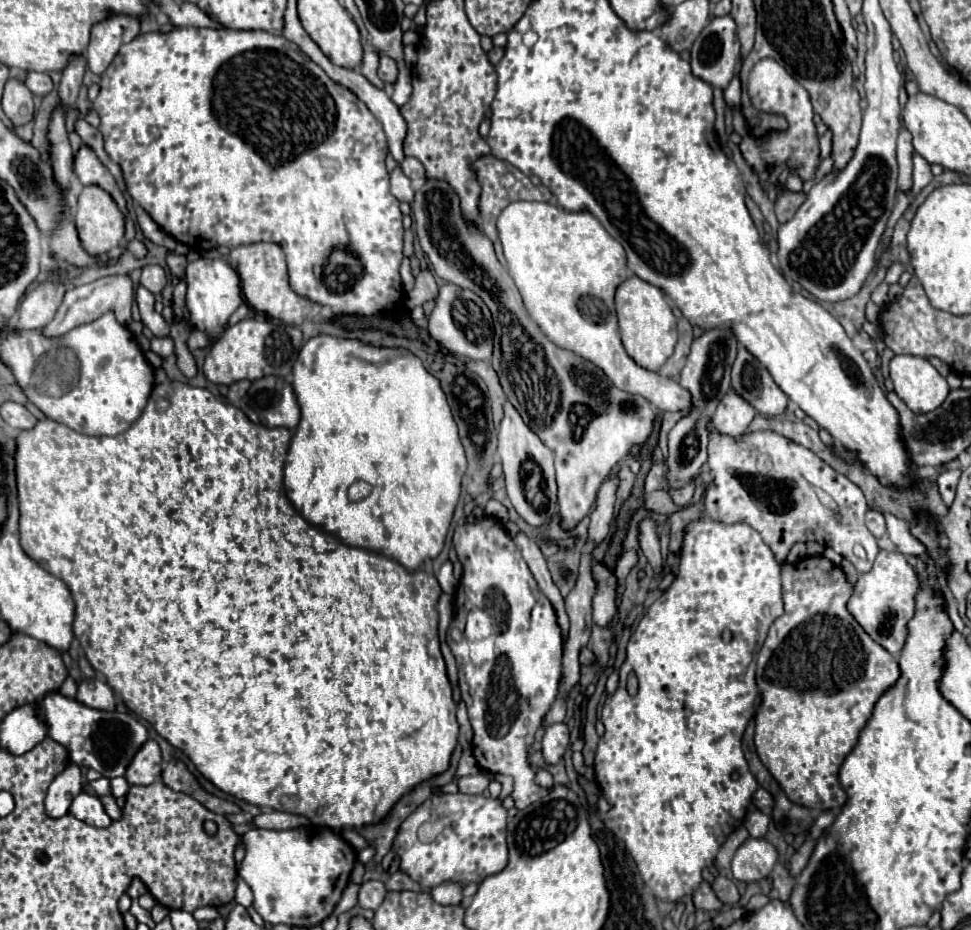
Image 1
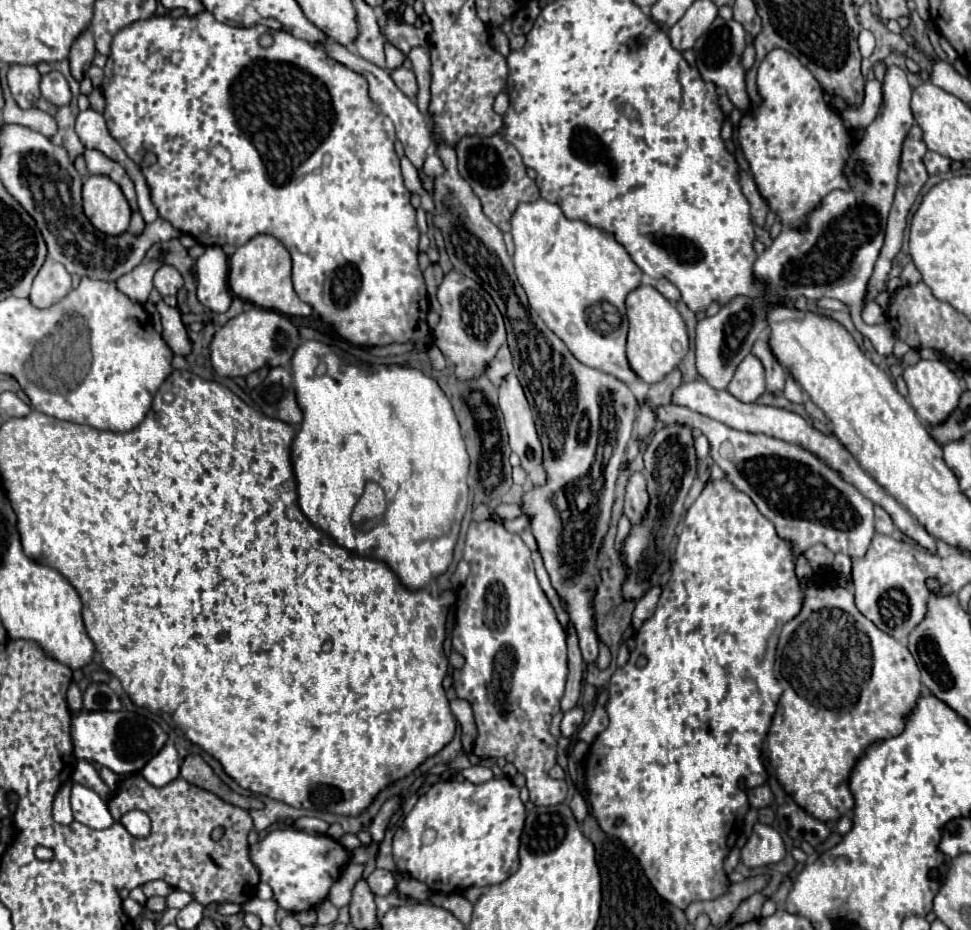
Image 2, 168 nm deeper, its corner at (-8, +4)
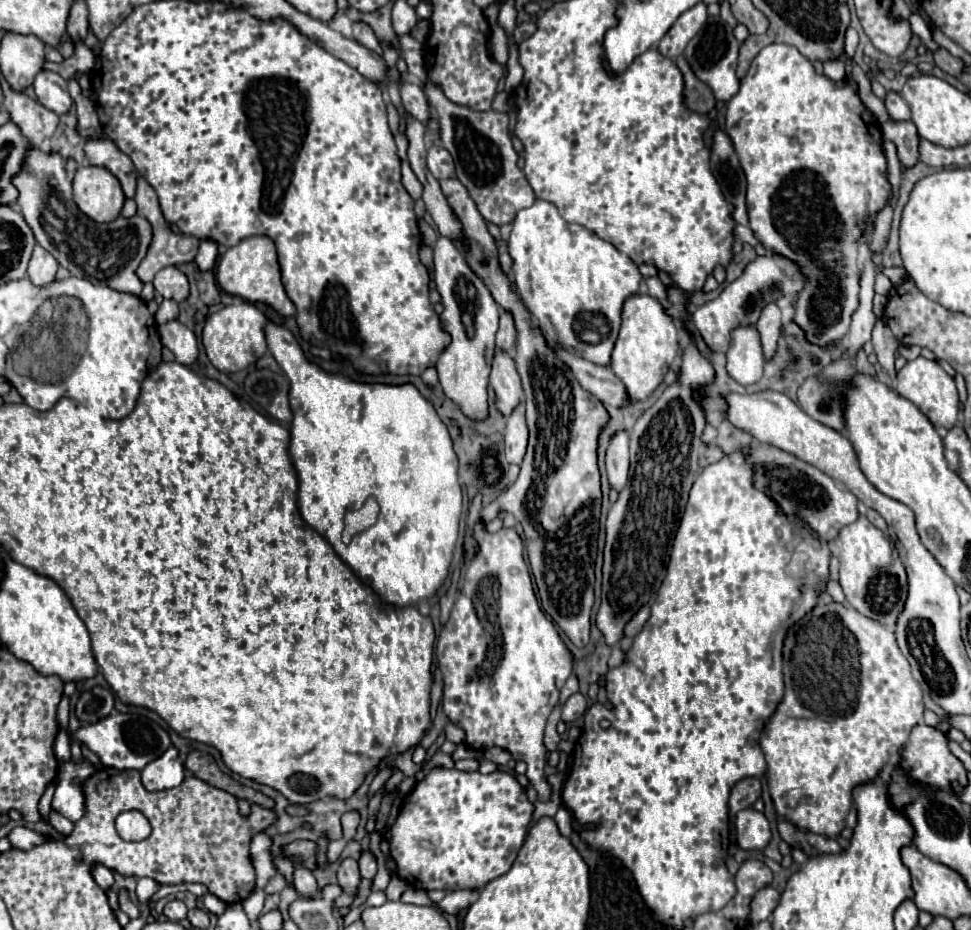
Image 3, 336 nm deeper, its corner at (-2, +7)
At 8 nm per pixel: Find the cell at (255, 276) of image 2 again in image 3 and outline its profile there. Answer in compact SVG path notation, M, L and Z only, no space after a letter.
M249 236L249 238L241 240L239 244L231 246L219 258L215 278L217 278L219 288L227 294L241 296L247 302L263 302L263 304L275 308L281 316L295 316L295 312L297 312L295 304L285 294L275 244L267 236Z

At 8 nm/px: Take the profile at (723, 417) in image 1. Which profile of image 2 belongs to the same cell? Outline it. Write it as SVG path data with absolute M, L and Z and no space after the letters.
M753 353L737 365L727 391L745 403L753 403L765 393L765 369Z

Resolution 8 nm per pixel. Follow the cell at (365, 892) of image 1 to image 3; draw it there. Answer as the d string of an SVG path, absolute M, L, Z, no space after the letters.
M361 852L359 870L361 870L363 878L369 878L369 880L375 878L375 874L377 874L377 862L375 862L375 858L373 858L371 852Z

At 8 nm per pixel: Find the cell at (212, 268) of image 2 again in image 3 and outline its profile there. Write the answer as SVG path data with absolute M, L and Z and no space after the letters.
M201 240L199 252L195 256L195 262L197 262L197 266L199 266L201 272L213 270L215 262L217 262L217 242L213 242L213 240Z

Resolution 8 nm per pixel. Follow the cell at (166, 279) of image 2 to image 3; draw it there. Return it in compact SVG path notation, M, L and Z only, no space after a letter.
M165 266L163 270L159 270L155 274L153 286L163 298L171 298L175 302L181 302L181 300L185 300L189 296L187 276L175 266Z

